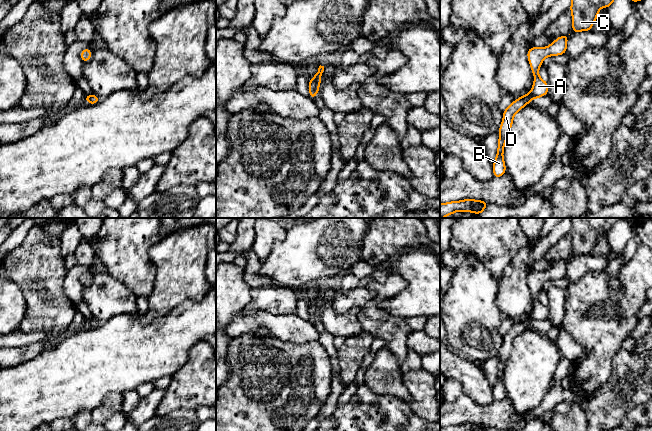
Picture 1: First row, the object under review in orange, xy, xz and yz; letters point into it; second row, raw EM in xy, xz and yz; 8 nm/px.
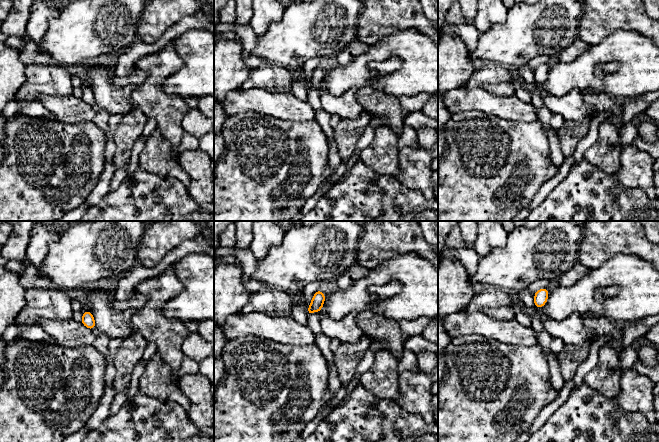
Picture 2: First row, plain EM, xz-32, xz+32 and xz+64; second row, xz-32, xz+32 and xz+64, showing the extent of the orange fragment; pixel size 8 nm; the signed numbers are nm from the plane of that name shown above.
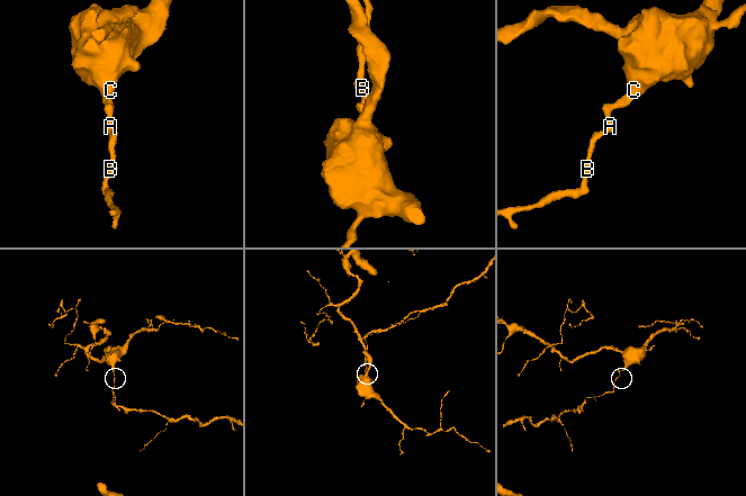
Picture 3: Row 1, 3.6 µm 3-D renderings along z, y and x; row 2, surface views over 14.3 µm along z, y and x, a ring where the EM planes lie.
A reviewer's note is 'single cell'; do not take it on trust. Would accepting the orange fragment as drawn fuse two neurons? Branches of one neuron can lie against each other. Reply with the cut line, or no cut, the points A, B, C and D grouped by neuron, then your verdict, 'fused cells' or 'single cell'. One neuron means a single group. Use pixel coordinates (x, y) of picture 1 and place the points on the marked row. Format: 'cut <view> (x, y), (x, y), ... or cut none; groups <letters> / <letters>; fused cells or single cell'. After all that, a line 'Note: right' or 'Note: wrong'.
cut xz (313, 79), (318, 86); groups A C / B D; fused cells
Note: wrong

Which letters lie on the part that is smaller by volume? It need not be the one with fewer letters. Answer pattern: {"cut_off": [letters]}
{"cut_off": ["B", "D"]}

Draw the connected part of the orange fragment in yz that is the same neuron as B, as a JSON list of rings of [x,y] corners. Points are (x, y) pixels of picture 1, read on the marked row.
[[[524,94],[519,99],[513,101],[505,111],[503,111],[503,121],[499,128],[499,141],[497,148],[497,155],[493,165],[493,174],[494,178],[501,177],[506,173],[505,161],[503,158],[504,146],[507,140],[507,137],[510,133],[510,128],[513,125],[514,115],[530,103],[530,98],[528,95]]]

